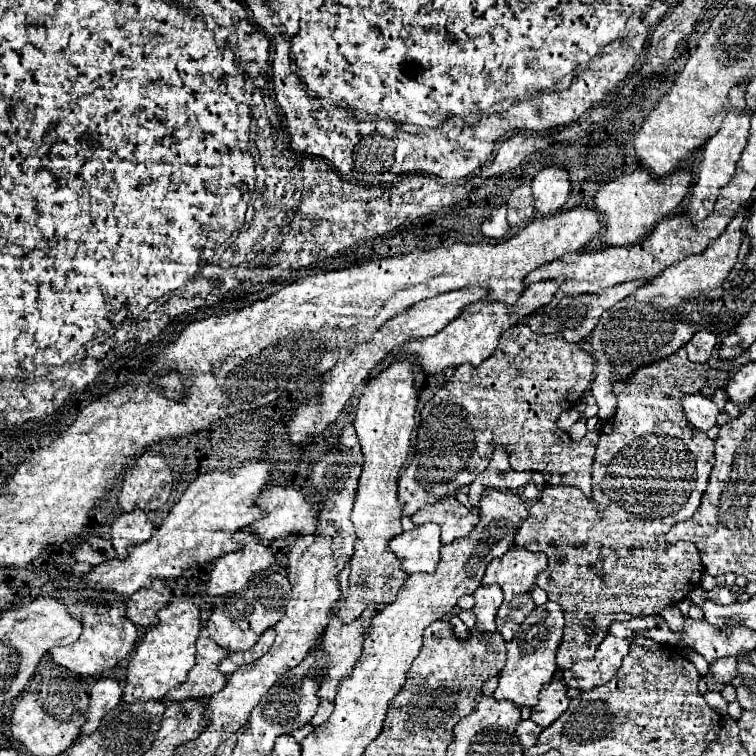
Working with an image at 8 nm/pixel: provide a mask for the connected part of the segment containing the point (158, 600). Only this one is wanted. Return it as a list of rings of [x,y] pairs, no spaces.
[[[156,579],[148,589],[140,589],[126,599],[126,615],[134,625],[146,629],[156,627],[158,625],[156,613],[164,609],[170,603],[170,599],[172,599],[172,589]]]

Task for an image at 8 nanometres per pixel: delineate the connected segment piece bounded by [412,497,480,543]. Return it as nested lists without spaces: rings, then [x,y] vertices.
[[[448,497],[446,501],[436,501],[434,505],[426,505],[412,515],[414,525],[438,523],[442,527],[442,543],[466,537],[478,523],[478,519],[480,519],[478,511],[466,509],[454,497]]]

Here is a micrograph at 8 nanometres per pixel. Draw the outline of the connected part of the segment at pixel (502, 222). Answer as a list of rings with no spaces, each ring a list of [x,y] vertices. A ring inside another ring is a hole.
[[[502,205],[496,215],[492,215],[490,219],[486,219],[486,221],[482,223],[482,233],[484,233],[486,237],[490,237],[490,239],[502,239],[506,231],[508,231],[506,205]]]

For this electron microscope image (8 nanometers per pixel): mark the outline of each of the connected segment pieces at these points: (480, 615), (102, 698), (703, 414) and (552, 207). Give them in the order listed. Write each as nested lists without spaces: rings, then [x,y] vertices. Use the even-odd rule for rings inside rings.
[[[482,585],[480,589],[476,589],[474,599],[476,599],[476,605],[474,605],[472,611],[474,611],[476,619],[478,619],[476,629],[482,631],[482,633],[496,631],[494,619],[496,619],[496,611],[498,611],[500,603],[504,601],[502,589],[496,587],[496,585],[490,585],[490,587],[484,587]]]
[[[102,677],[94,683],[92,693],[90,693],[90,709],[86,713],[86,725],[82,729],[82,735],[94,733],[100,725],[100,719],[120,703],[122,699],[122,687],[116,679]]]
[[[694,393],[694,395],[684,395],[680,399],[686,421],[700,429],[700,431],[708,431],[712,425],[716,425],[716,417],[718,417],[718,407],[704,395]]]
[[[546,167],[532,179],[536,211],[552,215],[564,207],[571,192],[568,172],[563,168]]]

